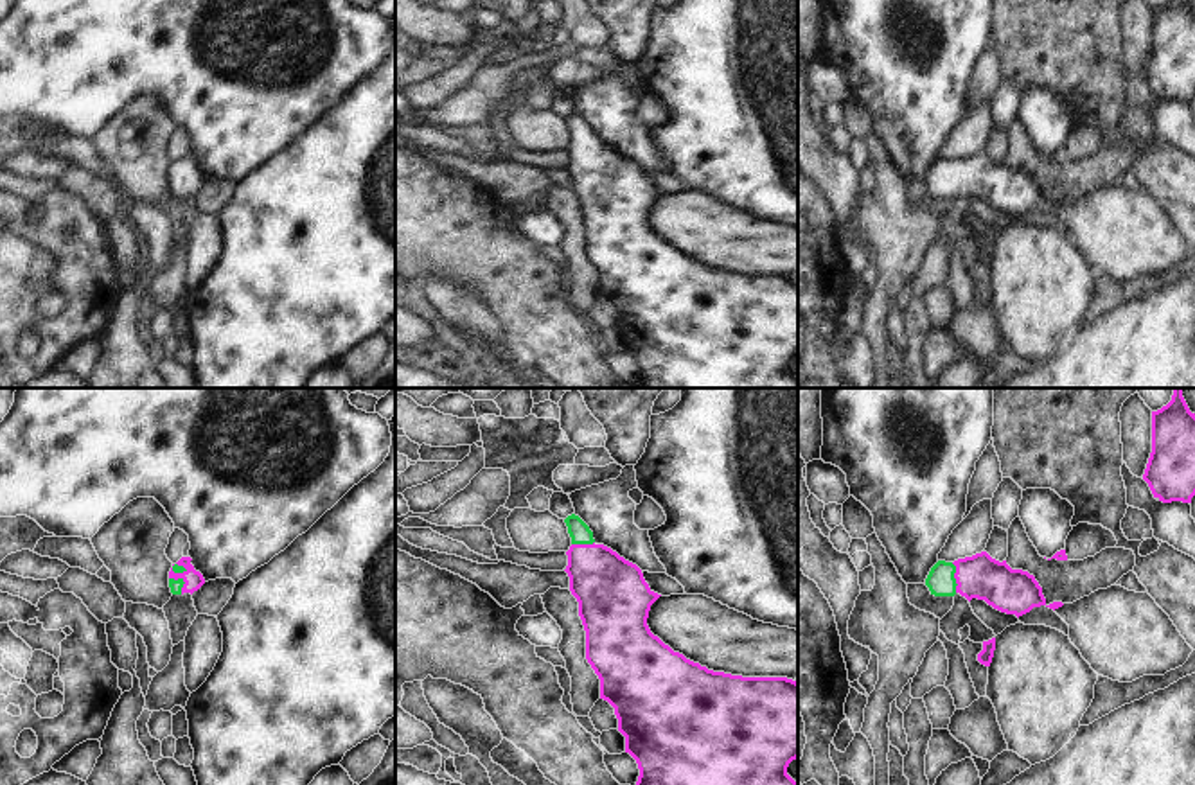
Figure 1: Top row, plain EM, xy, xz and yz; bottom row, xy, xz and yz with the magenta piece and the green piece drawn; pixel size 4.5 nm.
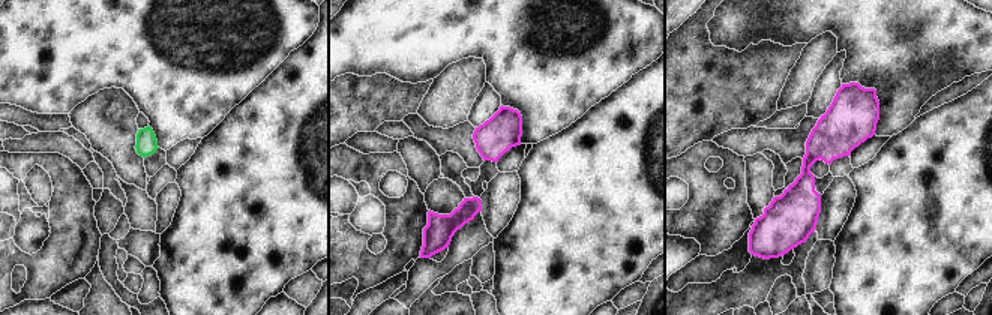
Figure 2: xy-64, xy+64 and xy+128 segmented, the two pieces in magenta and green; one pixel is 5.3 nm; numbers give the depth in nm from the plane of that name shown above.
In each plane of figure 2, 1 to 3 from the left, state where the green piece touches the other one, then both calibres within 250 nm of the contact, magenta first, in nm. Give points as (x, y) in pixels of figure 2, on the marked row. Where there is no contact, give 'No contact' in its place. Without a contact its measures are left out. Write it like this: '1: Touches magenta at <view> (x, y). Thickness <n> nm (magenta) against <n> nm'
1: No contact
2: No contact
3: No contact

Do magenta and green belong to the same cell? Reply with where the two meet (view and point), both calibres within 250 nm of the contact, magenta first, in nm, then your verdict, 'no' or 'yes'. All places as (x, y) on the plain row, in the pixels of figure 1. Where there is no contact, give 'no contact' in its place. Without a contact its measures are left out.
yz (955, 175) | 200/130 nm | yes

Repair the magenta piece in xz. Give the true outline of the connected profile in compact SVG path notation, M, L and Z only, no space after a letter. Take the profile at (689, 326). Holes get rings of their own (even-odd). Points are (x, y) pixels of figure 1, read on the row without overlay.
M575 111L564 117L571 144L566 149L570 174L570 189L579 199L579 214L586 228L586 257L600 277L600 296L615 305L618 316L618 329L625 334L625 350L629 350L640 366L636 379L638 388L798 388L798 379L787 372L787 365L798 356L798 280L787 275L742 275L724 269L713 269L699 260L686 257L674 250L647 223L651 203L661 194L654 190L643 176L642 167L620 154L604 142L597 142L589 124Z

